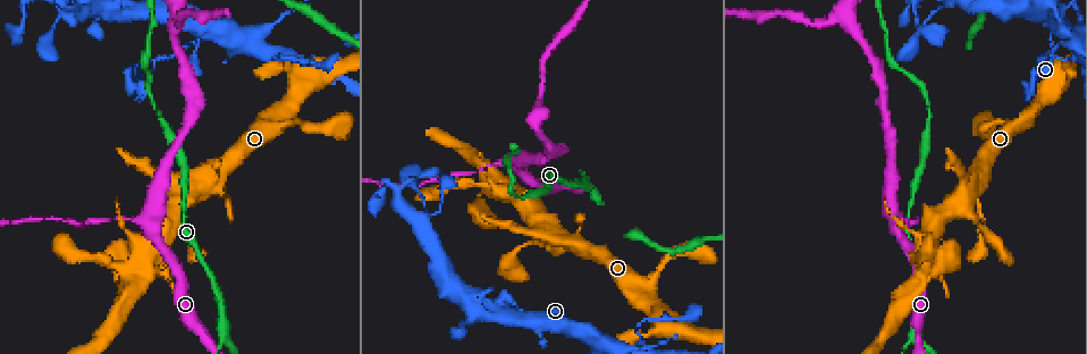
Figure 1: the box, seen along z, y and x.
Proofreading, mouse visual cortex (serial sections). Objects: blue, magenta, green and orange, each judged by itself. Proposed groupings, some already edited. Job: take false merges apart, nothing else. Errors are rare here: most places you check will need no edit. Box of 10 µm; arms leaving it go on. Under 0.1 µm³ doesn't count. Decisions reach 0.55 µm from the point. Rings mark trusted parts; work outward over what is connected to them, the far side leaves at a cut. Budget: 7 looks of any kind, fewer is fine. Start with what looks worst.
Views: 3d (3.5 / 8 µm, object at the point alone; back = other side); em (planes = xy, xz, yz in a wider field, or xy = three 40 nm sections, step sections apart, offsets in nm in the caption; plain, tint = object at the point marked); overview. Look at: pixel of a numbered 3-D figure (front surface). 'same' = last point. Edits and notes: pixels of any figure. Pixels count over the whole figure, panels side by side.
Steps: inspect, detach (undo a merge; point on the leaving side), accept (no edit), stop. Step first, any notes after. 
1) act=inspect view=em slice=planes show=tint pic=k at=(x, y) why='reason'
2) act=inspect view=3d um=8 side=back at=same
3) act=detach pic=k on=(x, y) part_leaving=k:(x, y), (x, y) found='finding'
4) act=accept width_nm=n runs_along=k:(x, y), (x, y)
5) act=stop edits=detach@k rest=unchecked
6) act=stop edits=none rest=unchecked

act=inspect view=3d um=3.5 pic=1 at=(488, 165) why='sudden change in width'

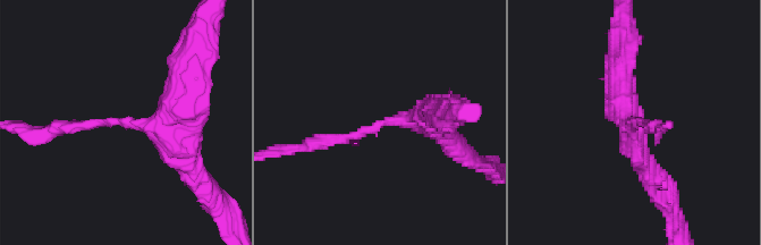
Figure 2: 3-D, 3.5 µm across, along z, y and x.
act=inspect view=em slice=xy step=3 show=tint pic=2 at=(635, 122) arm_widths_nm=200,350

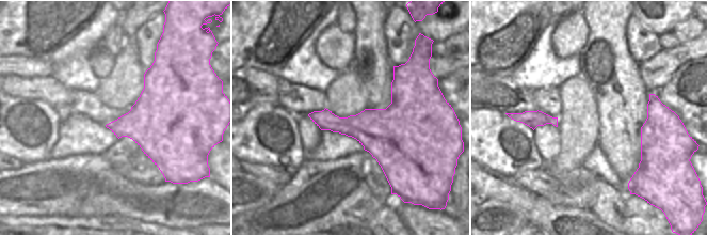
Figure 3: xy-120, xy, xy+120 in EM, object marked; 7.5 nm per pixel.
act=accept runs_along=2:(182, 152), (158, 124), (50, 127) found='all the same cell'

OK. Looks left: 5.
act=inspect view=3d um=3.5 pic=1 at=(199, 27)

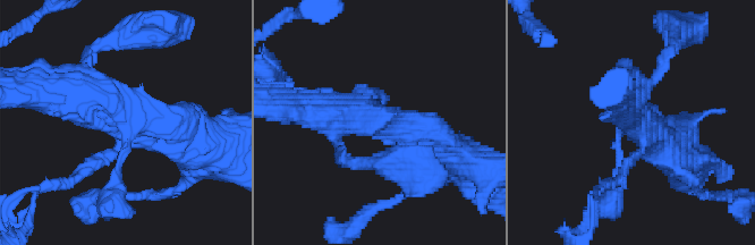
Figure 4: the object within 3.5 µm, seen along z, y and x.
act=inspect view=em slice=xy step=1 show=tint pic=4 at=(377, 114) why='need the tissue'

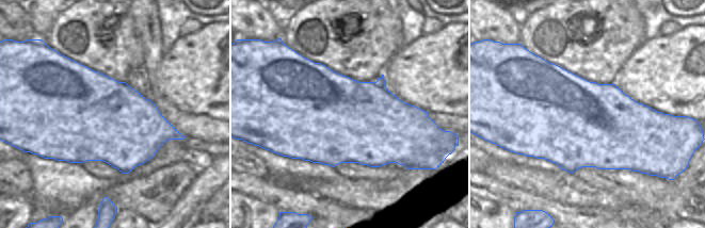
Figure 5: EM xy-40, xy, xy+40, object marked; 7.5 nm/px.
act=accept runs_along=4:(118, 192), (128, 126), (108, 98), (62, 91) found='continuous, no second cell'

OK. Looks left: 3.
act=inspect view=3d um=3.5 pic=1 at=(590, 185) why='calibre changes'

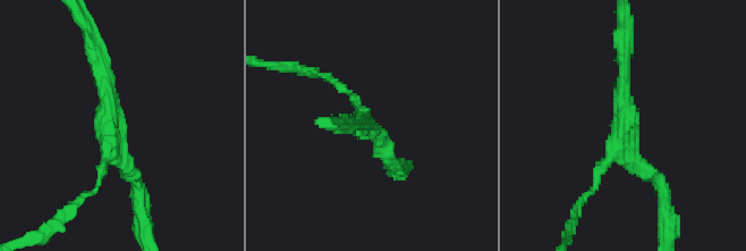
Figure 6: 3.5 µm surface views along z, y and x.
act=inspect view=em slice=xy step=1 show=tint pic=6 at=(111, 133) why='now the EM'

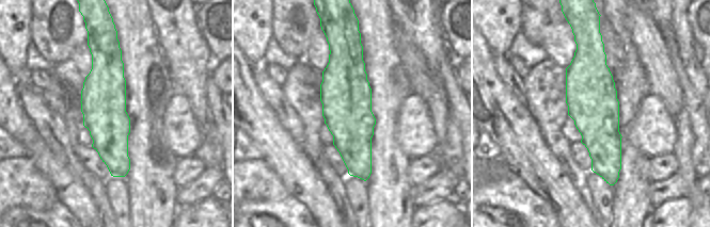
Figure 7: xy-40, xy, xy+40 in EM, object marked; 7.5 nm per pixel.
act=accept found='one cell here'

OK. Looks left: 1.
act=stop edits=none rest=unchecked

